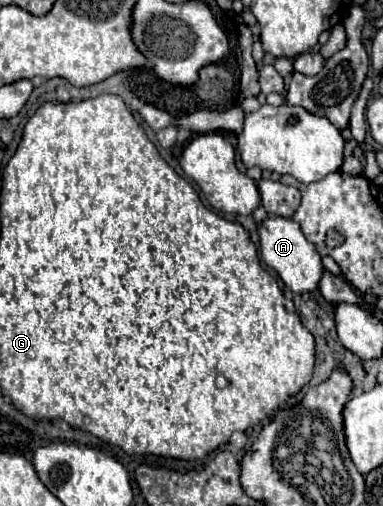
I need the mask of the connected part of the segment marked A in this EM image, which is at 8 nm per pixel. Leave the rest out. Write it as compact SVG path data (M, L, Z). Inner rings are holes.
M268 216L264 222L258 224L258 236L260 236L259 254L261 260L266 262L280 278L282 282L296 294L312 292L318 288L320 276L322 276L322 260L316 252L314 244L310 244L300 226L292 218L282 216Z

